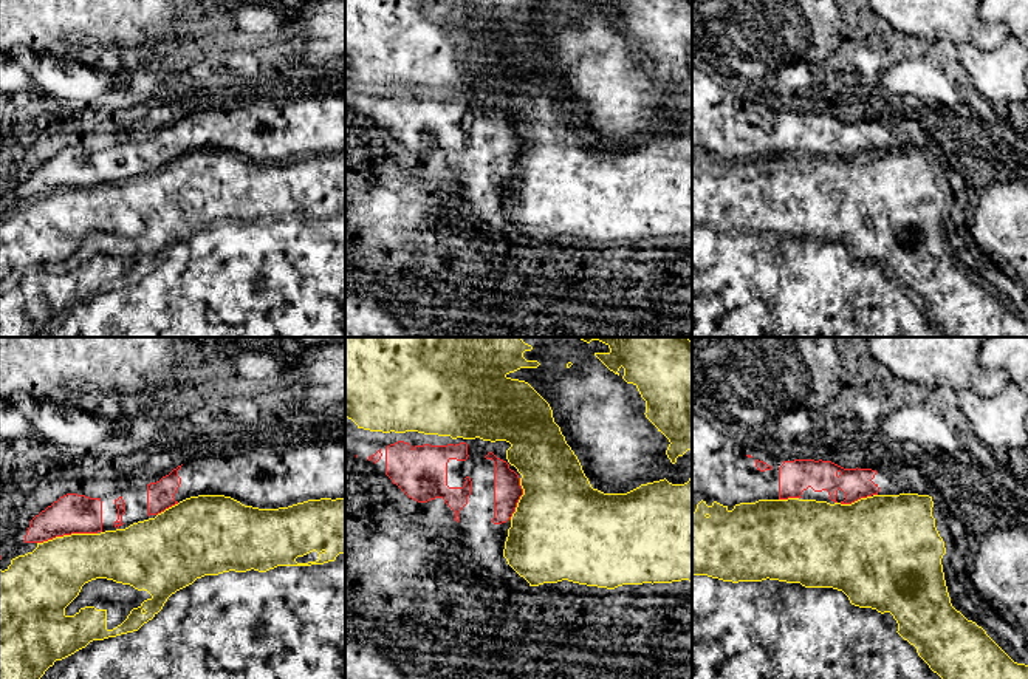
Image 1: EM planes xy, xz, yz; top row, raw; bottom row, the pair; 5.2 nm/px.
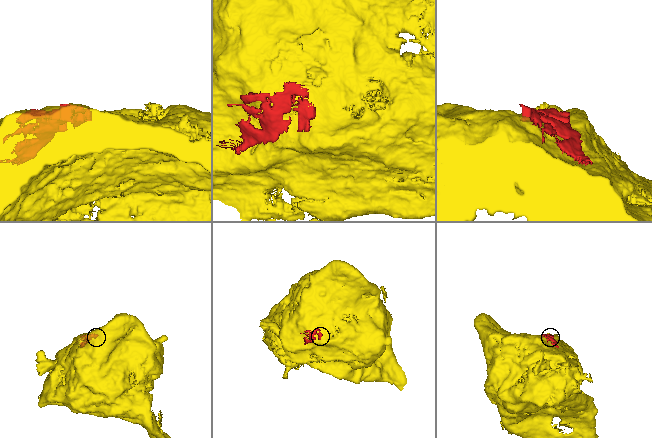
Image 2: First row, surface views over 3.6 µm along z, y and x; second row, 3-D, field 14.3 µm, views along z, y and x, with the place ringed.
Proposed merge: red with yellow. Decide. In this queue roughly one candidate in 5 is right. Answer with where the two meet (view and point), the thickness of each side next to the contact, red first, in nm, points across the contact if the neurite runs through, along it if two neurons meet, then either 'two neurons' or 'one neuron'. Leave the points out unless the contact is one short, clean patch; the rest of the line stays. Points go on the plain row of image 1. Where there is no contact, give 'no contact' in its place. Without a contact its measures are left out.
meets red in xy at (67, 187); 200 nm thick on the red side, 340 nm on the other; two neurons

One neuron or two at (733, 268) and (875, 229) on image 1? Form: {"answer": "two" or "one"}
{"answer": "one"}

